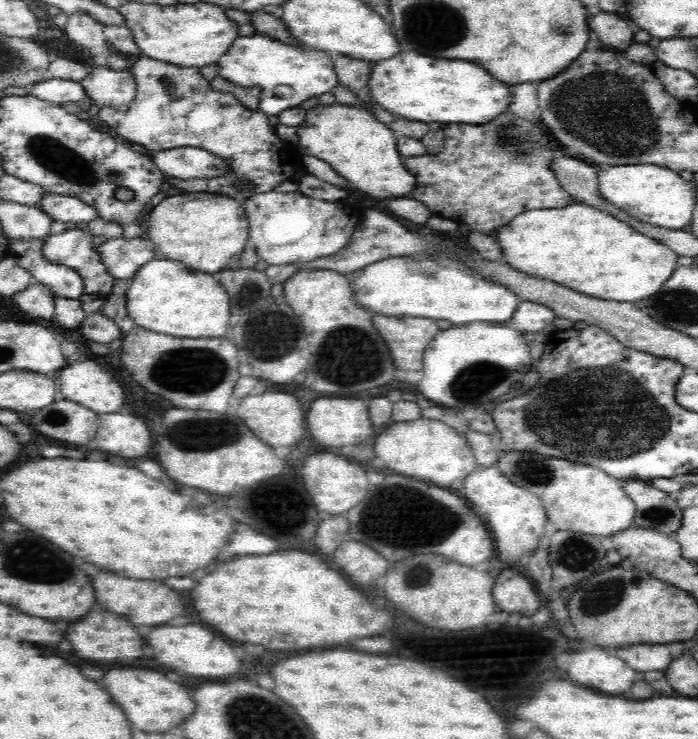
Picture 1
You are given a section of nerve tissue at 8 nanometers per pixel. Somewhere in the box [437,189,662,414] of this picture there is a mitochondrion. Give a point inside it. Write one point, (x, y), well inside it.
(478, 382)

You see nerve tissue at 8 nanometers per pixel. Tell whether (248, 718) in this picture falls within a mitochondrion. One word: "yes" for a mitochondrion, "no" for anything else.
yes

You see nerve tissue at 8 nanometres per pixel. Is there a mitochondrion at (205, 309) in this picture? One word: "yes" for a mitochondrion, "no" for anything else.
no

